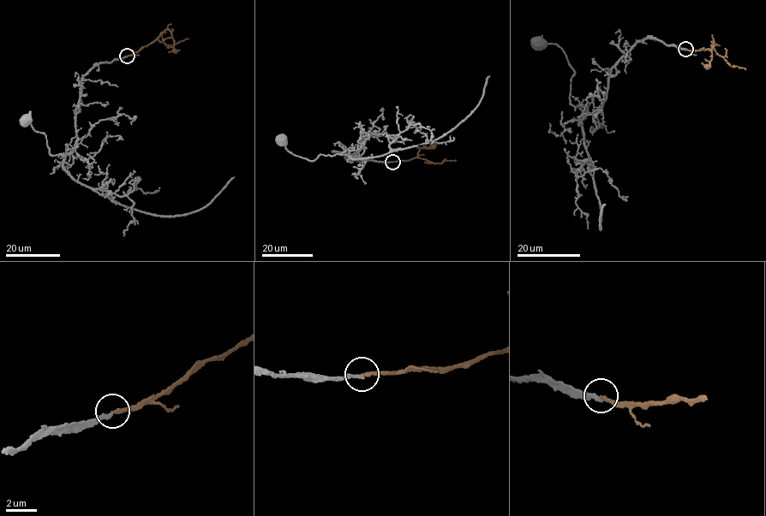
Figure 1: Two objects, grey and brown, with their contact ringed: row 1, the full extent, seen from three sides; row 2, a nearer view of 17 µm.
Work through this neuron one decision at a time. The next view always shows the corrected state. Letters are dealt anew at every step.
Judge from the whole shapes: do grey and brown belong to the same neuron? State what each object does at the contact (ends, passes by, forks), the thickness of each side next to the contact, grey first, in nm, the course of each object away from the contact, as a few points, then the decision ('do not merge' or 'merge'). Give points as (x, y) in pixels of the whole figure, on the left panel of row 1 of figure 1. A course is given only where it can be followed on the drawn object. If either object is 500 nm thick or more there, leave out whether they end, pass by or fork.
grey ends there; brown ends there; 240 nm thick on the grey side, 200 nm on the other; grey runs (127, 56), (94, 64), (86, 73), (76, 108), (76, 139), (71, 152), (53, 156), (46, 136), (25, 117); brown runs (127, 56), (158, 39), (169, 45), (188, 38); do not merge

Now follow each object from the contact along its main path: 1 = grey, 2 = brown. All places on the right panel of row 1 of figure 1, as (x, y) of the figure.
1: (686, 49), (638, 40), (611, 69), (604, 104), (591, 113), (570, 104), (574, 74), (562, 49), (540, 40)
2: (686, 49), (693, 51), (713, 49), (730, 65), (745, 69)

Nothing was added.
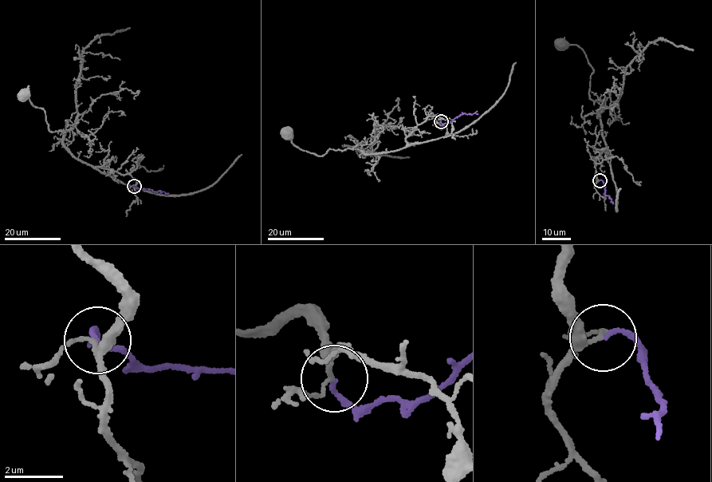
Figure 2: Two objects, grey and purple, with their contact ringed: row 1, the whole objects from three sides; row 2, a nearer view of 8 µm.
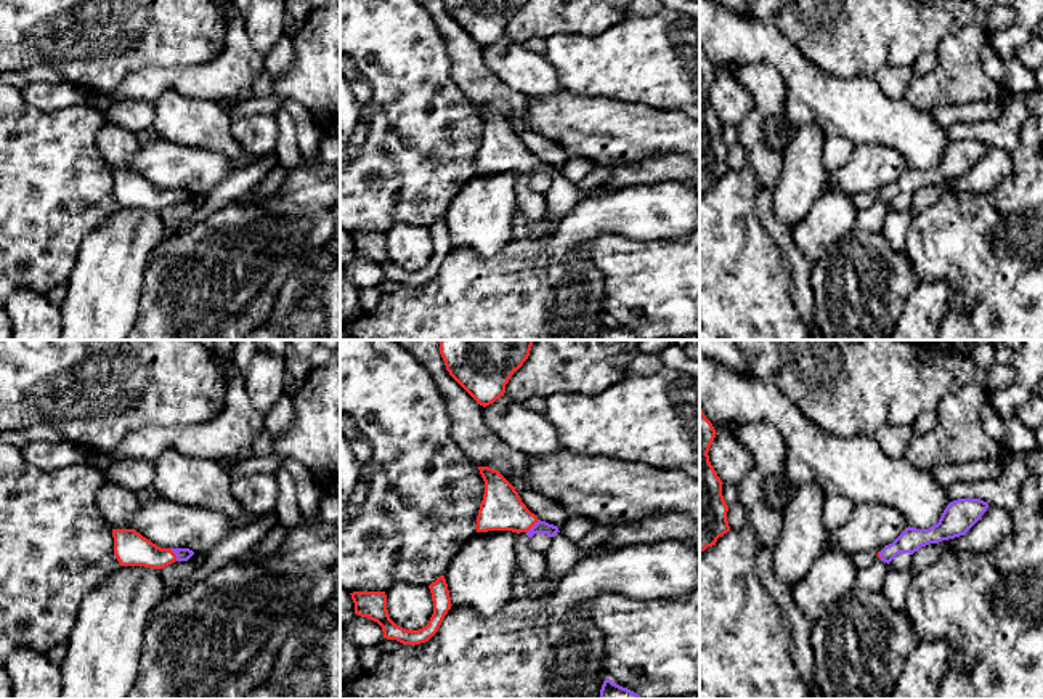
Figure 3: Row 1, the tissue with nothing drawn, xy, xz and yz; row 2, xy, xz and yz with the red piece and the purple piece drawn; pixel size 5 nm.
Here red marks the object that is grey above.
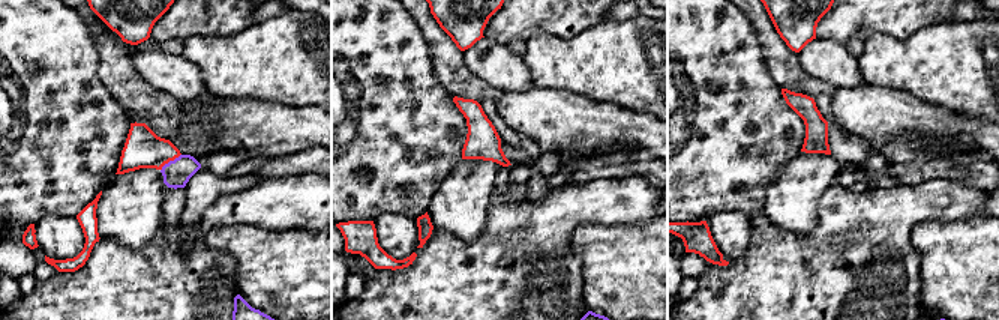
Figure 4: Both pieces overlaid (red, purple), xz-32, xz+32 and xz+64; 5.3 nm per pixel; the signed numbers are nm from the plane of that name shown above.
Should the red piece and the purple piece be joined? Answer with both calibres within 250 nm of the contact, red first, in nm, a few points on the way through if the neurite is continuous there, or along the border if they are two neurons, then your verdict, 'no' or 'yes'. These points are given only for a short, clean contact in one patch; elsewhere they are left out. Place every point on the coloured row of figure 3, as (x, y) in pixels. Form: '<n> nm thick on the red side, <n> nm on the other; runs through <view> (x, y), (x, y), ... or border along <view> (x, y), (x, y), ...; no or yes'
220 nm thick on the red side, 60 nm on the other; runs through xz (501, 509), (533, 525), (541, 526); yes

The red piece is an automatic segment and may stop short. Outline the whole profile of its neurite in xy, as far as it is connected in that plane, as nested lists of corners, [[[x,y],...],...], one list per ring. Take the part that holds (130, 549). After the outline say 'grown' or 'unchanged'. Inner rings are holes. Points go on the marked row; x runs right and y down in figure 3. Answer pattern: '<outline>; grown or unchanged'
[[[112,529],[114,555],[120,566],[162,569],[175,561],[188,561],[189,548],[160,548],[135,529]]]; grown

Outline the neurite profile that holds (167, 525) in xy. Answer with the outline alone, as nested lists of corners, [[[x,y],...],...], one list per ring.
[[[165,499],[140,505],[132,529],[160,548],[189,548],[207,555],[231,534],[233,519],[217,510],[178,505]]]

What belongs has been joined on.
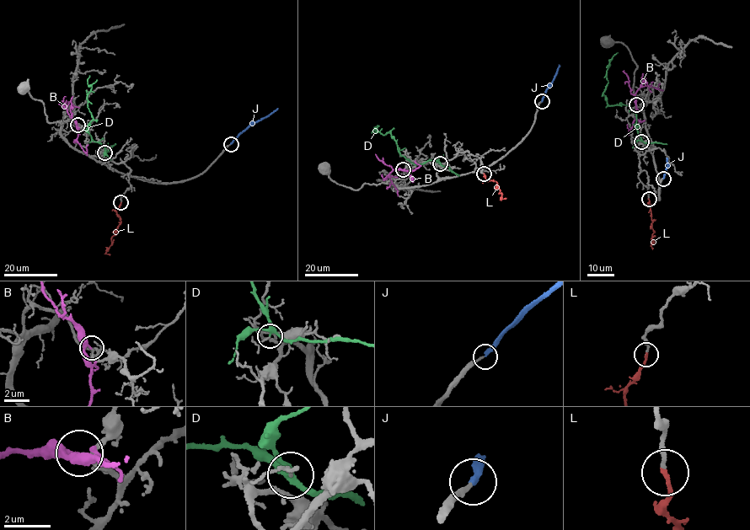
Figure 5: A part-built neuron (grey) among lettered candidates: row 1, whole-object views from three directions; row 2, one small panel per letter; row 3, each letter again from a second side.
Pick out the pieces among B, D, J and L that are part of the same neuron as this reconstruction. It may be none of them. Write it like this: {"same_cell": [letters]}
{"same_cell": ["J", "L"]}

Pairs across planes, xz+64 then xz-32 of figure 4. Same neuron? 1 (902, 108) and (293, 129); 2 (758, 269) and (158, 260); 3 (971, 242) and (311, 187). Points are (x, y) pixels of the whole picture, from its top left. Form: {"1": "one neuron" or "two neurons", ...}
{"1": "one neuron", "2": "one neuron", "3": "two neurons"}

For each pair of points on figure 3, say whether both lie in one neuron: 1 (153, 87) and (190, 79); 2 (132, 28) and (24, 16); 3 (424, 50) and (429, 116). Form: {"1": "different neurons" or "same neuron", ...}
{"1": "same neuron", "2": "same neuron", "3": "same neuron"}

